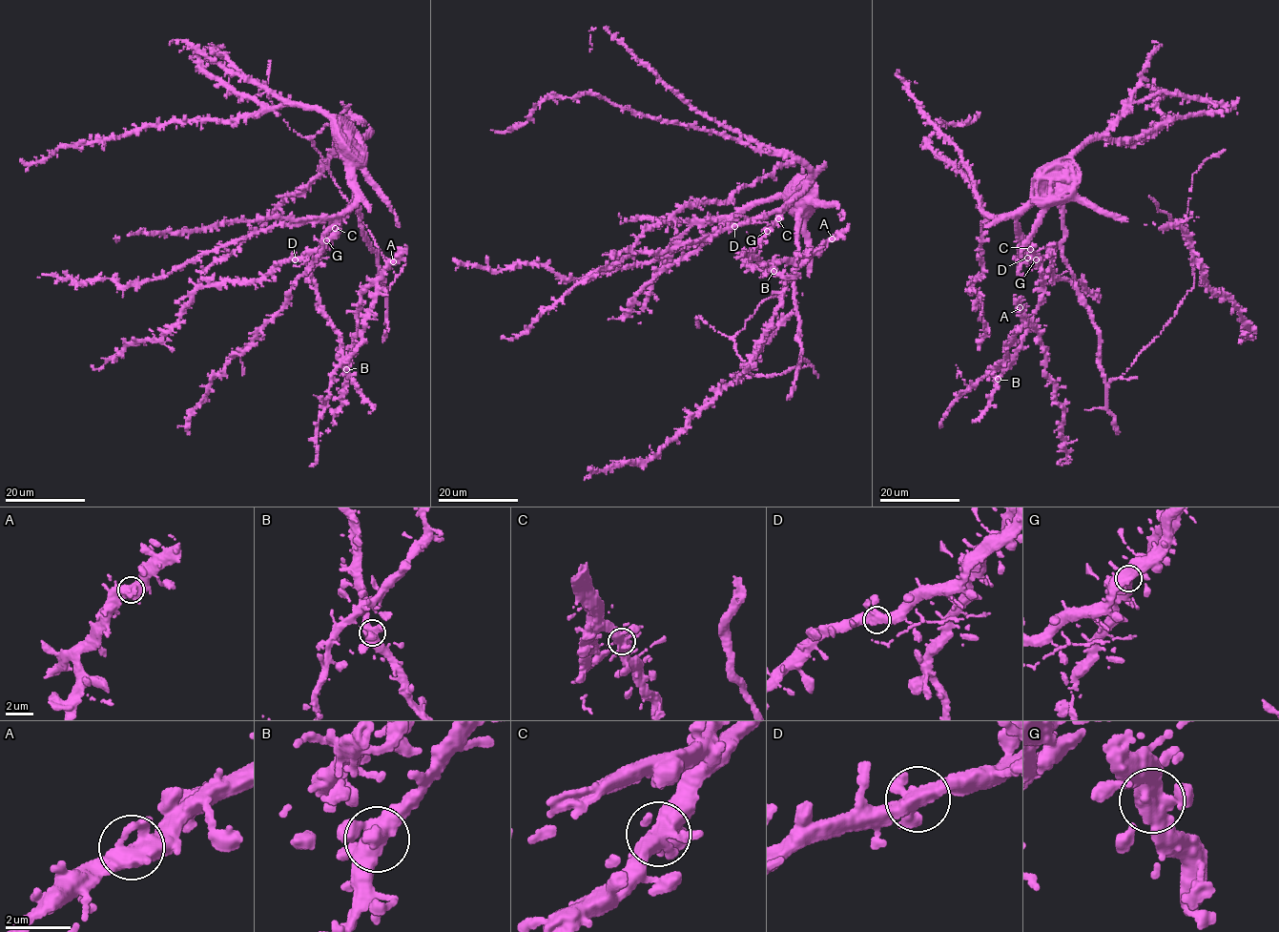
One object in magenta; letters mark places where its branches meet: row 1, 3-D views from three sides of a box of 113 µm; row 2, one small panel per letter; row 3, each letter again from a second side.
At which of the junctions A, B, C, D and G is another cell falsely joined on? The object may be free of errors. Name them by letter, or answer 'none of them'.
none of them

